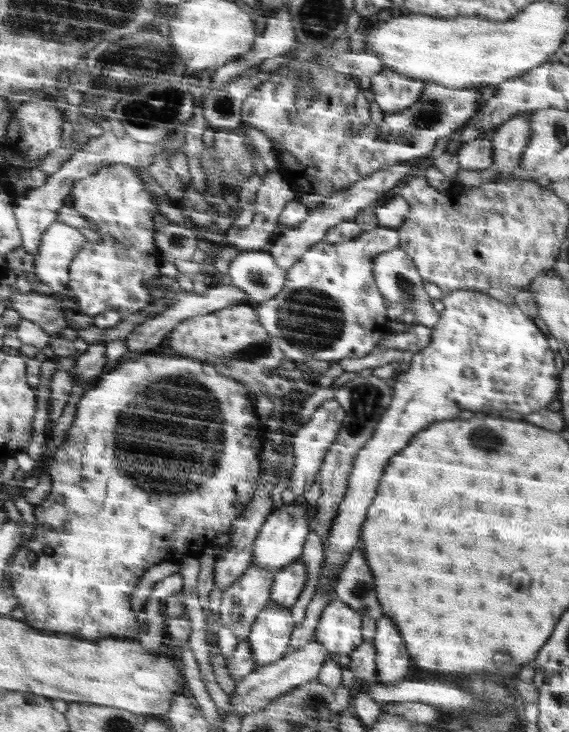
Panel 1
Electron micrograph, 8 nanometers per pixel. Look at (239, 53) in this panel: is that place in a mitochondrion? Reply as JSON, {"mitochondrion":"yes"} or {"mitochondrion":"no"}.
{"mitochondrion":"no"}

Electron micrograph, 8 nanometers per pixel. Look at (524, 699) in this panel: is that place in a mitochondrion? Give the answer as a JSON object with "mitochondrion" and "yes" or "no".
{"mitochondrion":"no"}

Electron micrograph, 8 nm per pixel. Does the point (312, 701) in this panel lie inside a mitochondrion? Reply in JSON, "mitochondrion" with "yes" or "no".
{"mitochondrion":"yes"}

